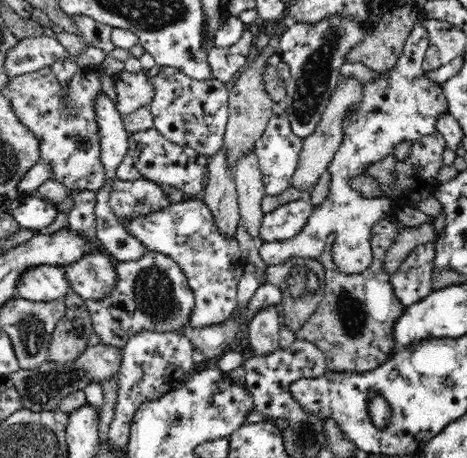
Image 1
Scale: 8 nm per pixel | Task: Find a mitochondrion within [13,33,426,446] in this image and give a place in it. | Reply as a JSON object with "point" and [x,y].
{"point":[155,295]}

